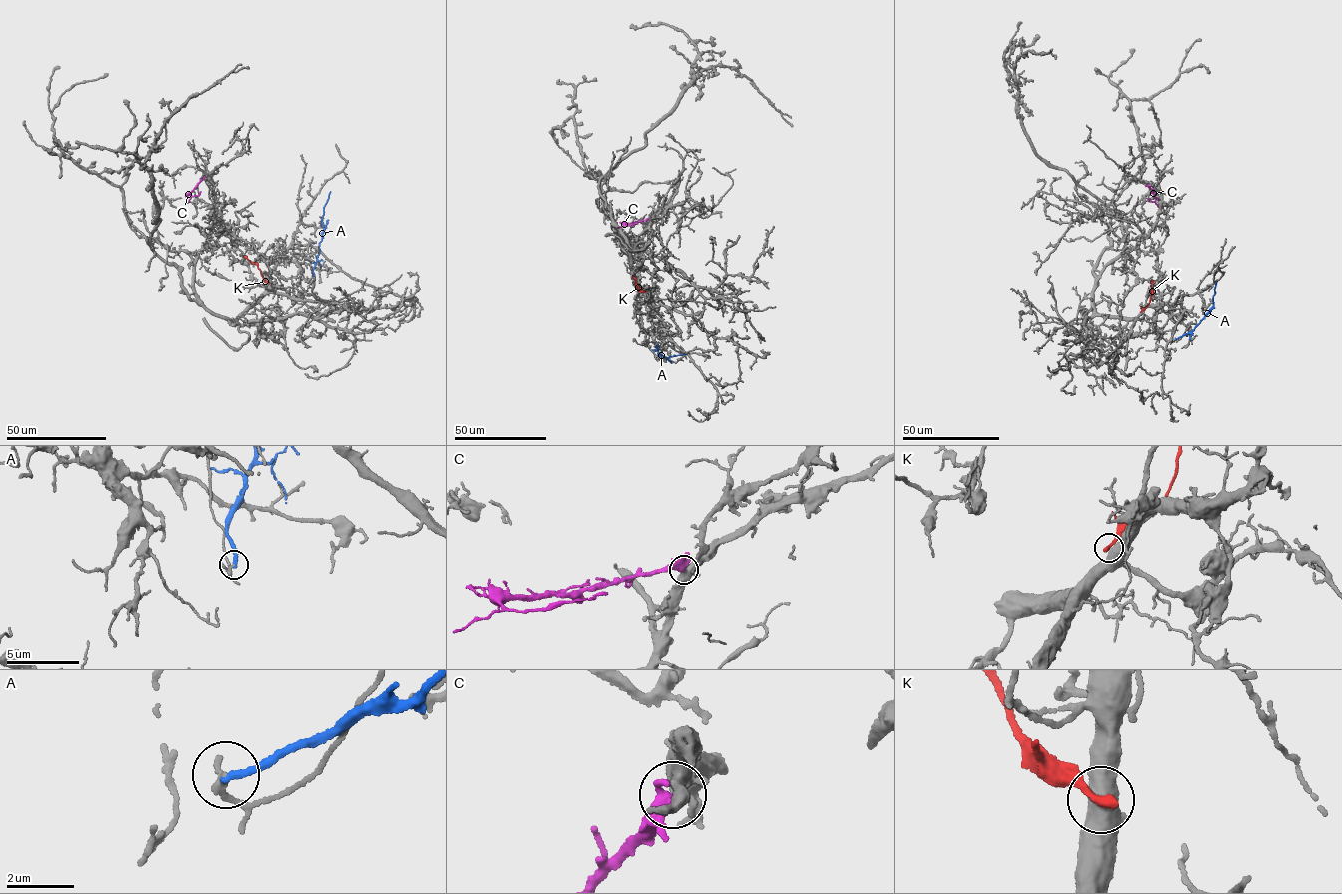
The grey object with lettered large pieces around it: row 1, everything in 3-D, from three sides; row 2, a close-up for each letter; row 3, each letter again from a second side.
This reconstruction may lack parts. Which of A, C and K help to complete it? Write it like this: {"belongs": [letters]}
{"belongs": ["C"]}

